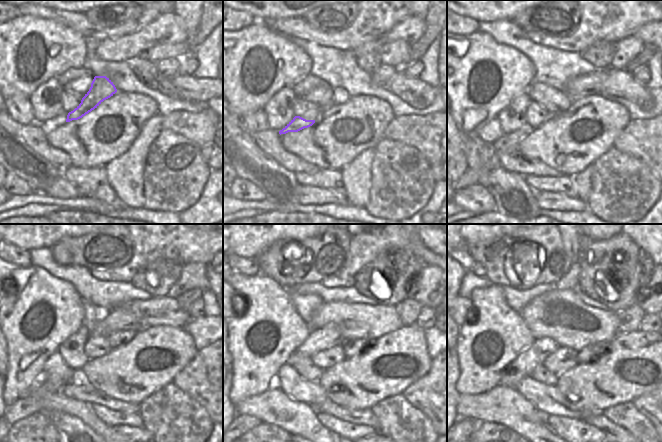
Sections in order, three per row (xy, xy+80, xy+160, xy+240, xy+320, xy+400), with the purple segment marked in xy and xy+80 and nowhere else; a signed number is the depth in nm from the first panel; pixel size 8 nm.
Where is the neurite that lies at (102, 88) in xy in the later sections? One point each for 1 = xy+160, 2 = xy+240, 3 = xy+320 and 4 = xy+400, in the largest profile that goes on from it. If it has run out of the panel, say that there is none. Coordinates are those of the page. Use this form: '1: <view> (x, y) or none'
1: xy+160 (508, 142)
2: xy+240 (33, 402)
3: xy+320 (243, 422)
4: xy+400 (467, 425)

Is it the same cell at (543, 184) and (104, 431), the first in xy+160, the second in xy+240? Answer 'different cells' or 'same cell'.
different cells

